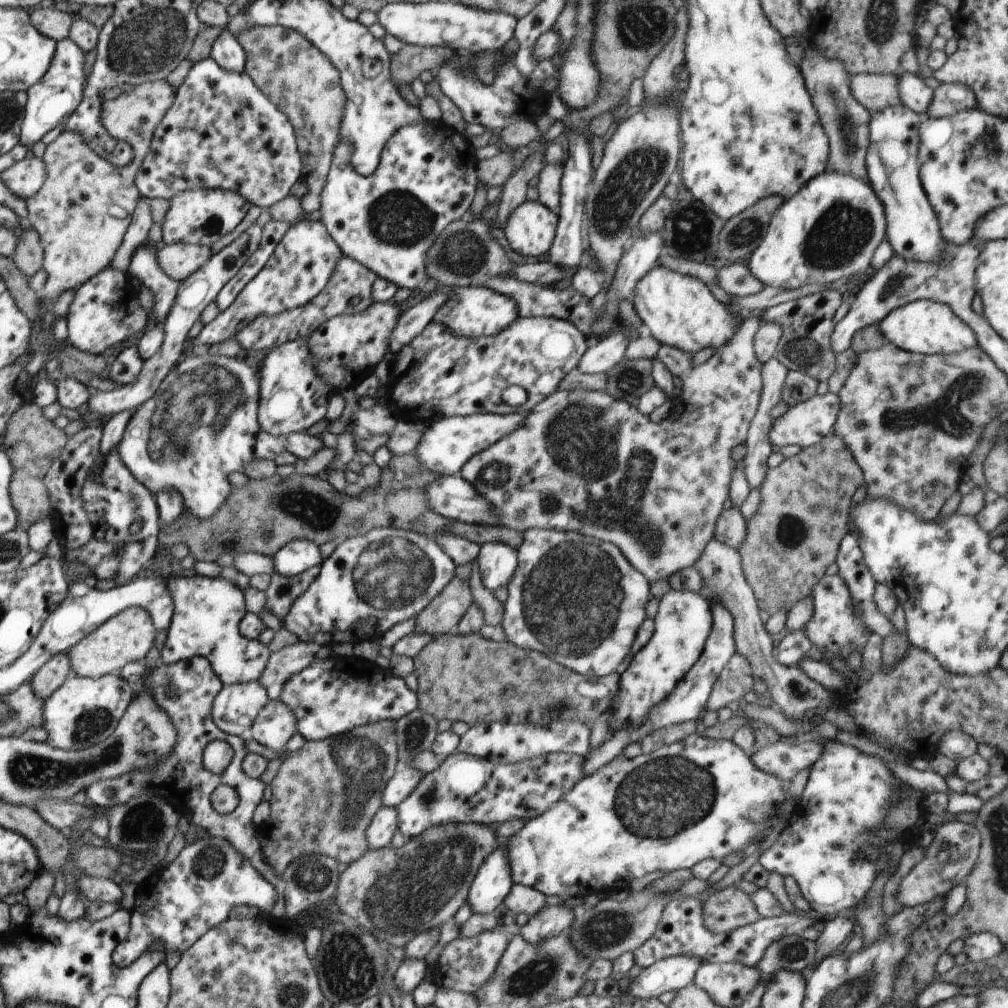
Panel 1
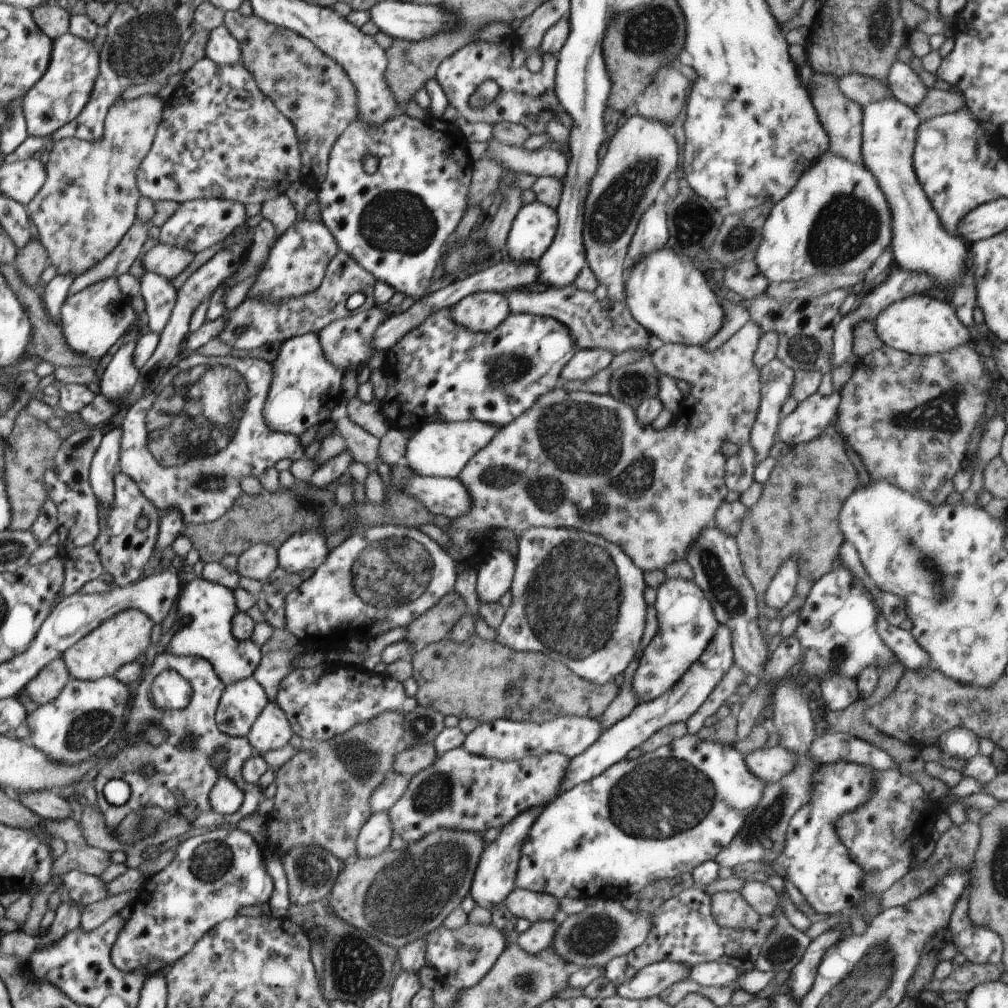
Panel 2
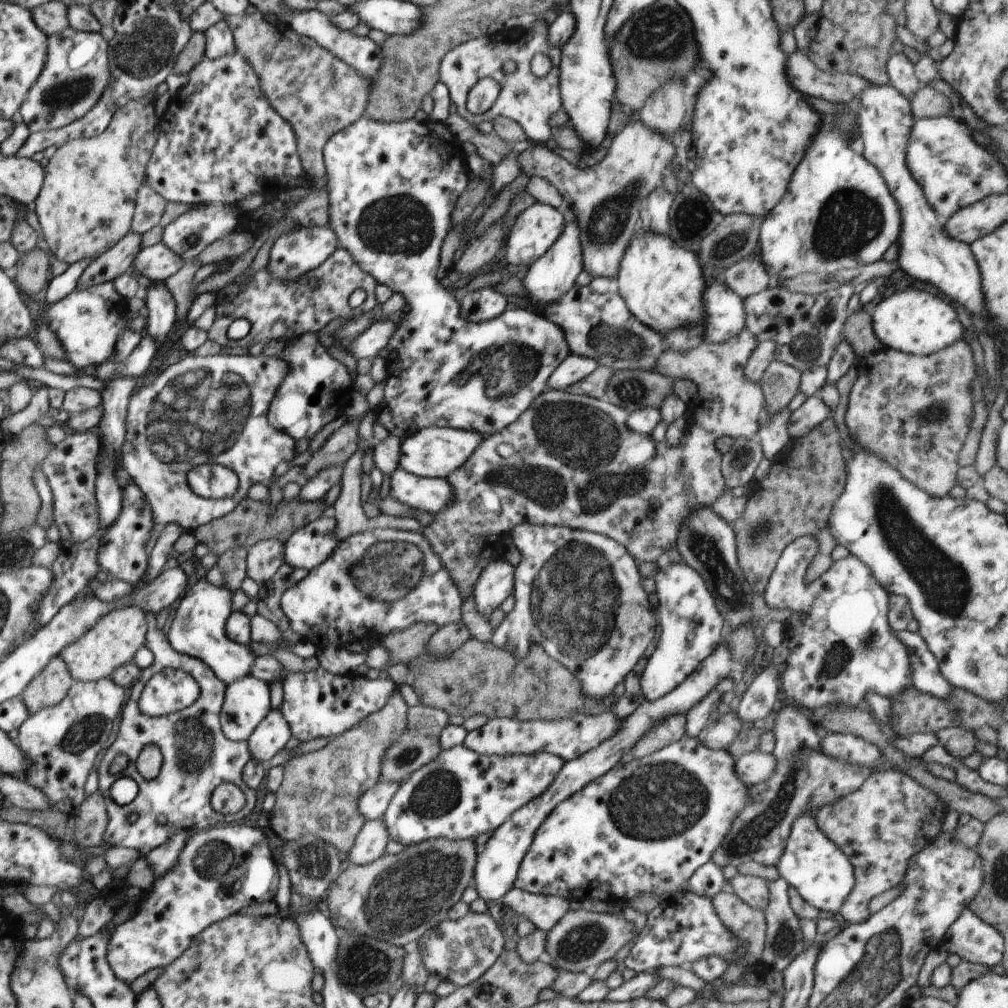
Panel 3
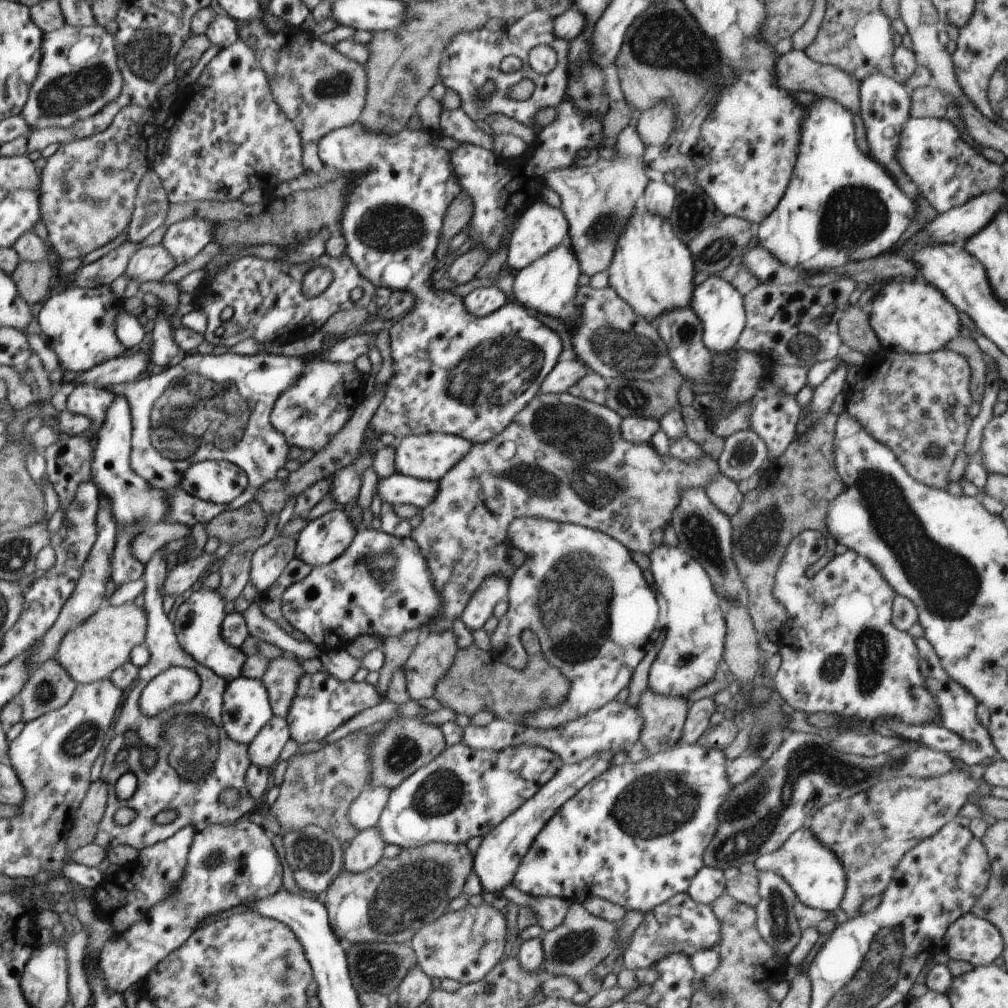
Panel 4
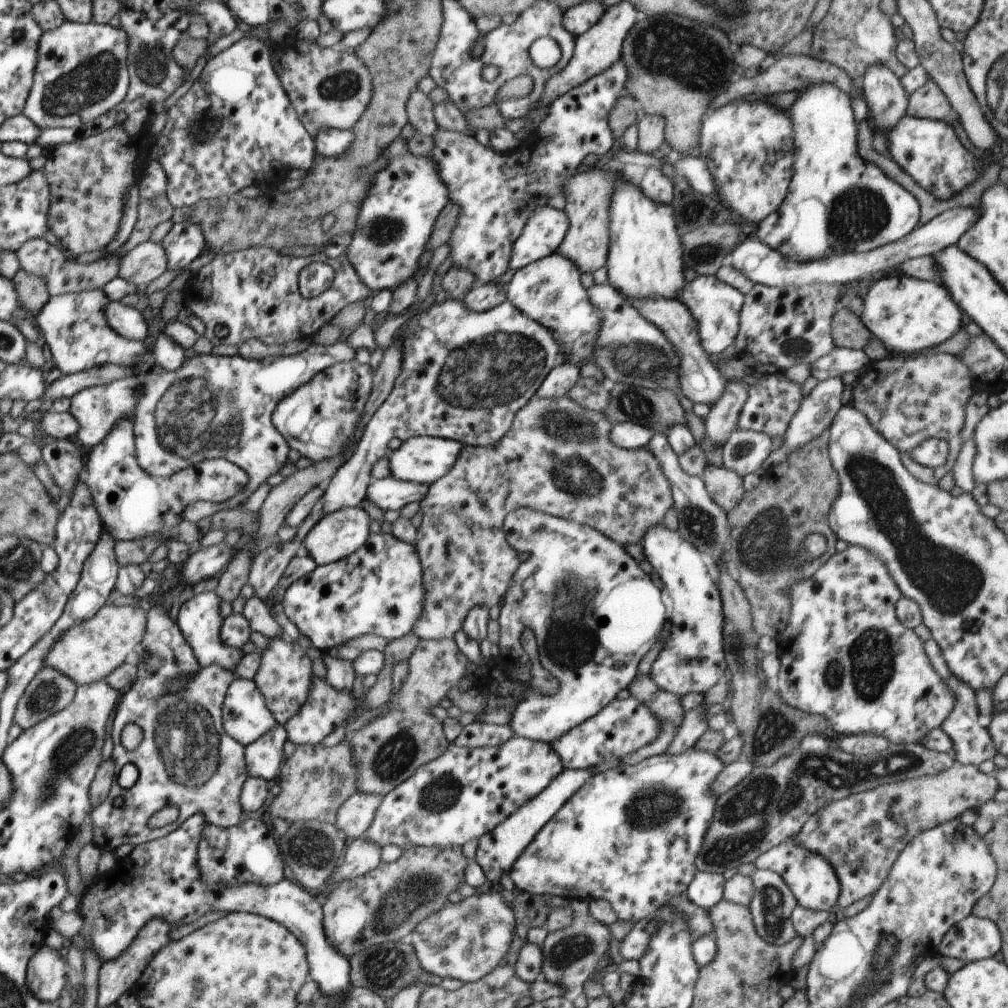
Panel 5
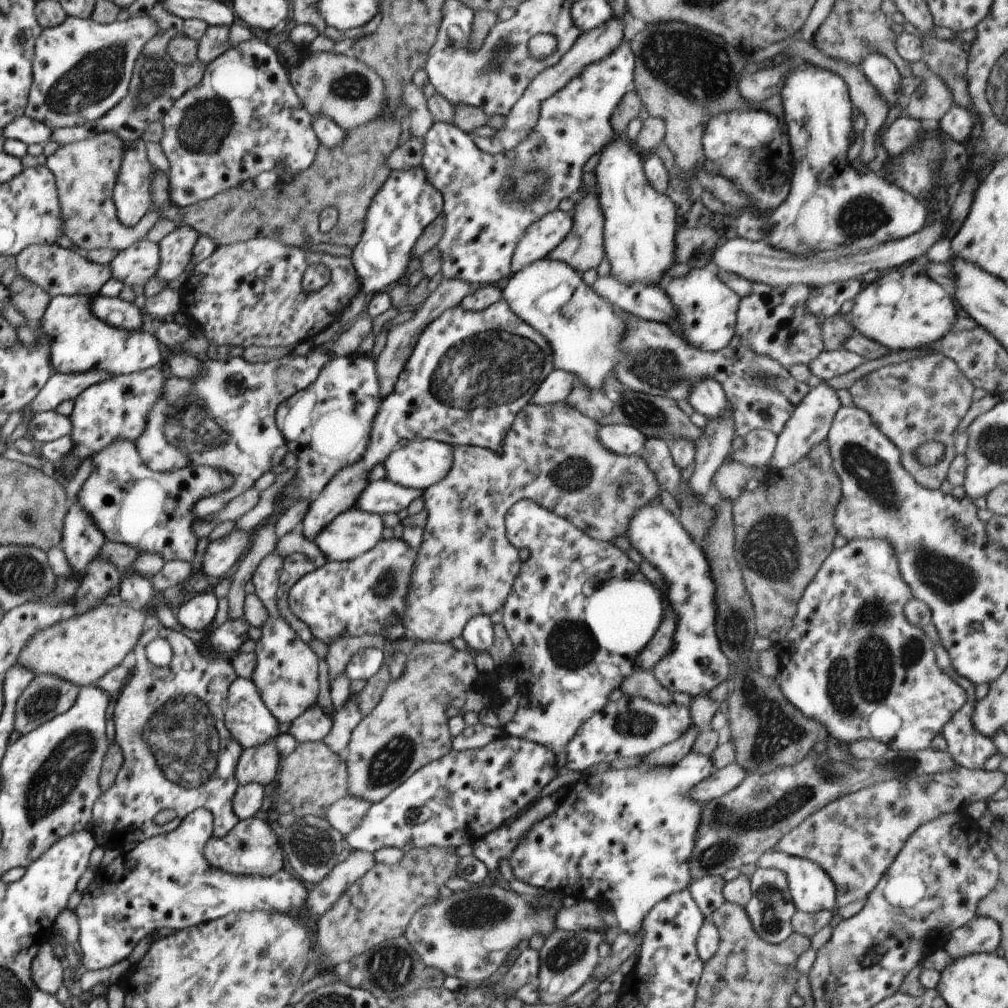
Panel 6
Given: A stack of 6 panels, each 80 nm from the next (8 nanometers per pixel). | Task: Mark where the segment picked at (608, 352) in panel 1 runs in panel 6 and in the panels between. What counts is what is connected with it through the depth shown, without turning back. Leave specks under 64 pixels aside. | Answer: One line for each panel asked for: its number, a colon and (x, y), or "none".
2: (585, 363)
3: (576, 367)
4: (566, 374)
5: (563, 377)
6: (557, 385)

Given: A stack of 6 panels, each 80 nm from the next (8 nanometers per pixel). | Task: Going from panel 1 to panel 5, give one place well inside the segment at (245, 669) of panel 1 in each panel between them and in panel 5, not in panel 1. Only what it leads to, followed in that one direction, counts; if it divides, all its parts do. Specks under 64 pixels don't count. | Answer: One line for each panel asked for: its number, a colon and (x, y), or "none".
2: (205, 610)
3: (199, 630)
4: (198, 624)
5: (199, 620)

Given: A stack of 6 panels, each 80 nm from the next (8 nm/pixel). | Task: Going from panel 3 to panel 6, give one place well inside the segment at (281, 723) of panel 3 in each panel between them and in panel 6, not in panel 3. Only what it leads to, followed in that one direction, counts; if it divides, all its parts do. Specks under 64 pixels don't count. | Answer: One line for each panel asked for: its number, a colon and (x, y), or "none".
4: (264, 750)
5: (262, 758)
6: (259, 764)

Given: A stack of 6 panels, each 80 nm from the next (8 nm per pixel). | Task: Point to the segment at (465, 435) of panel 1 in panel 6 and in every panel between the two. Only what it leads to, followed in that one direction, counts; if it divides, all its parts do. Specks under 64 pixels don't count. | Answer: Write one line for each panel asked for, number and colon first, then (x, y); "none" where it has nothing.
2: (438, 449)
3: (434, 451)
4: (428, 457)
5: (423, 460)
6: (422, 462)

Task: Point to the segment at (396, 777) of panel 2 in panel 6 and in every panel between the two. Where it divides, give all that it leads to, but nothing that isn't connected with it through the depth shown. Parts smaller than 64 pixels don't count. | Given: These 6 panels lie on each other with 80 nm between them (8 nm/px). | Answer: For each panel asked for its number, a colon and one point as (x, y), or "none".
3: (373, 803)
4: (363, 813)
5: (353, 817)
6: (346, 814)

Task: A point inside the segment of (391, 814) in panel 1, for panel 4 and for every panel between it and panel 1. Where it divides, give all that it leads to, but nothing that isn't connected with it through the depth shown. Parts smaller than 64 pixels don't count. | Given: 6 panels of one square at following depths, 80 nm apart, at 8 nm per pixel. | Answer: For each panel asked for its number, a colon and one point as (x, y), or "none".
2: (374, 837)
3: (370, 843)
4: (366, 849)

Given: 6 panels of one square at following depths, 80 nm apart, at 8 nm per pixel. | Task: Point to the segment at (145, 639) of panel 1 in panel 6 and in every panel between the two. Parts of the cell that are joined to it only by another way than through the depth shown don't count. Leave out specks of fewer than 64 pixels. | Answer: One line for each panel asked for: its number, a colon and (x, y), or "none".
2: (117, 641)
3: (112, 642)
4: (90, 652)
5: (88, 653)
6: (81, 649)

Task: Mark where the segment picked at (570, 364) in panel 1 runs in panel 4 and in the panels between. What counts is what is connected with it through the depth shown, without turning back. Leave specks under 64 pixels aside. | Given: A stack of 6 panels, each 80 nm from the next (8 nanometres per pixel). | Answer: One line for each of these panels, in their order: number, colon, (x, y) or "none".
2: (441, 371)
3: (392, 187)
4: (455, 373)

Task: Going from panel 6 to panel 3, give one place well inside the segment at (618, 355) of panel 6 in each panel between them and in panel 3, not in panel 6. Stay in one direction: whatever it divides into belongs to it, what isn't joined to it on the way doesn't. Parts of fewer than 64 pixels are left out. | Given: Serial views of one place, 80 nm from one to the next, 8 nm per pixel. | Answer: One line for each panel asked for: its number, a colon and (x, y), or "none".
3: (554, 273)
4: (547, 286)
5: (549, 291)

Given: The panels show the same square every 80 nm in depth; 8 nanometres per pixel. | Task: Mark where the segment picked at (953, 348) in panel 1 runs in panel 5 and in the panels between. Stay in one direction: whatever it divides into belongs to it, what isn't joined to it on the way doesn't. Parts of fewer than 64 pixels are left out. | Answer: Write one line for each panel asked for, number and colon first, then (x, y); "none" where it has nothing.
2: (919, 324)
3: (912, 321)
4: (912, 317)
5: (908, 315)

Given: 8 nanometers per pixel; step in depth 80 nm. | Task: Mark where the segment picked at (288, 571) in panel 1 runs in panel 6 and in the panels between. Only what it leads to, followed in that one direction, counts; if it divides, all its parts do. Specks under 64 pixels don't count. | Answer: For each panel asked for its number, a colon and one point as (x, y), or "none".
2: (305, 550)
3: (309, 547)
4: (324, 539)
5: (336, 536)
6: (354, 531)

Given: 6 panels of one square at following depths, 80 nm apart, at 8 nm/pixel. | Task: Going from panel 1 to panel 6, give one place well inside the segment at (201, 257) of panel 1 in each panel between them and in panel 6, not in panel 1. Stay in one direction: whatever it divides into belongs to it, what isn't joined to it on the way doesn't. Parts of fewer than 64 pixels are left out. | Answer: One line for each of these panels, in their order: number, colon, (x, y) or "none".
2: (169, 261)
3: (157, 262)
4: (149, 263)
5: (146, 262)
6: (134, 266)

